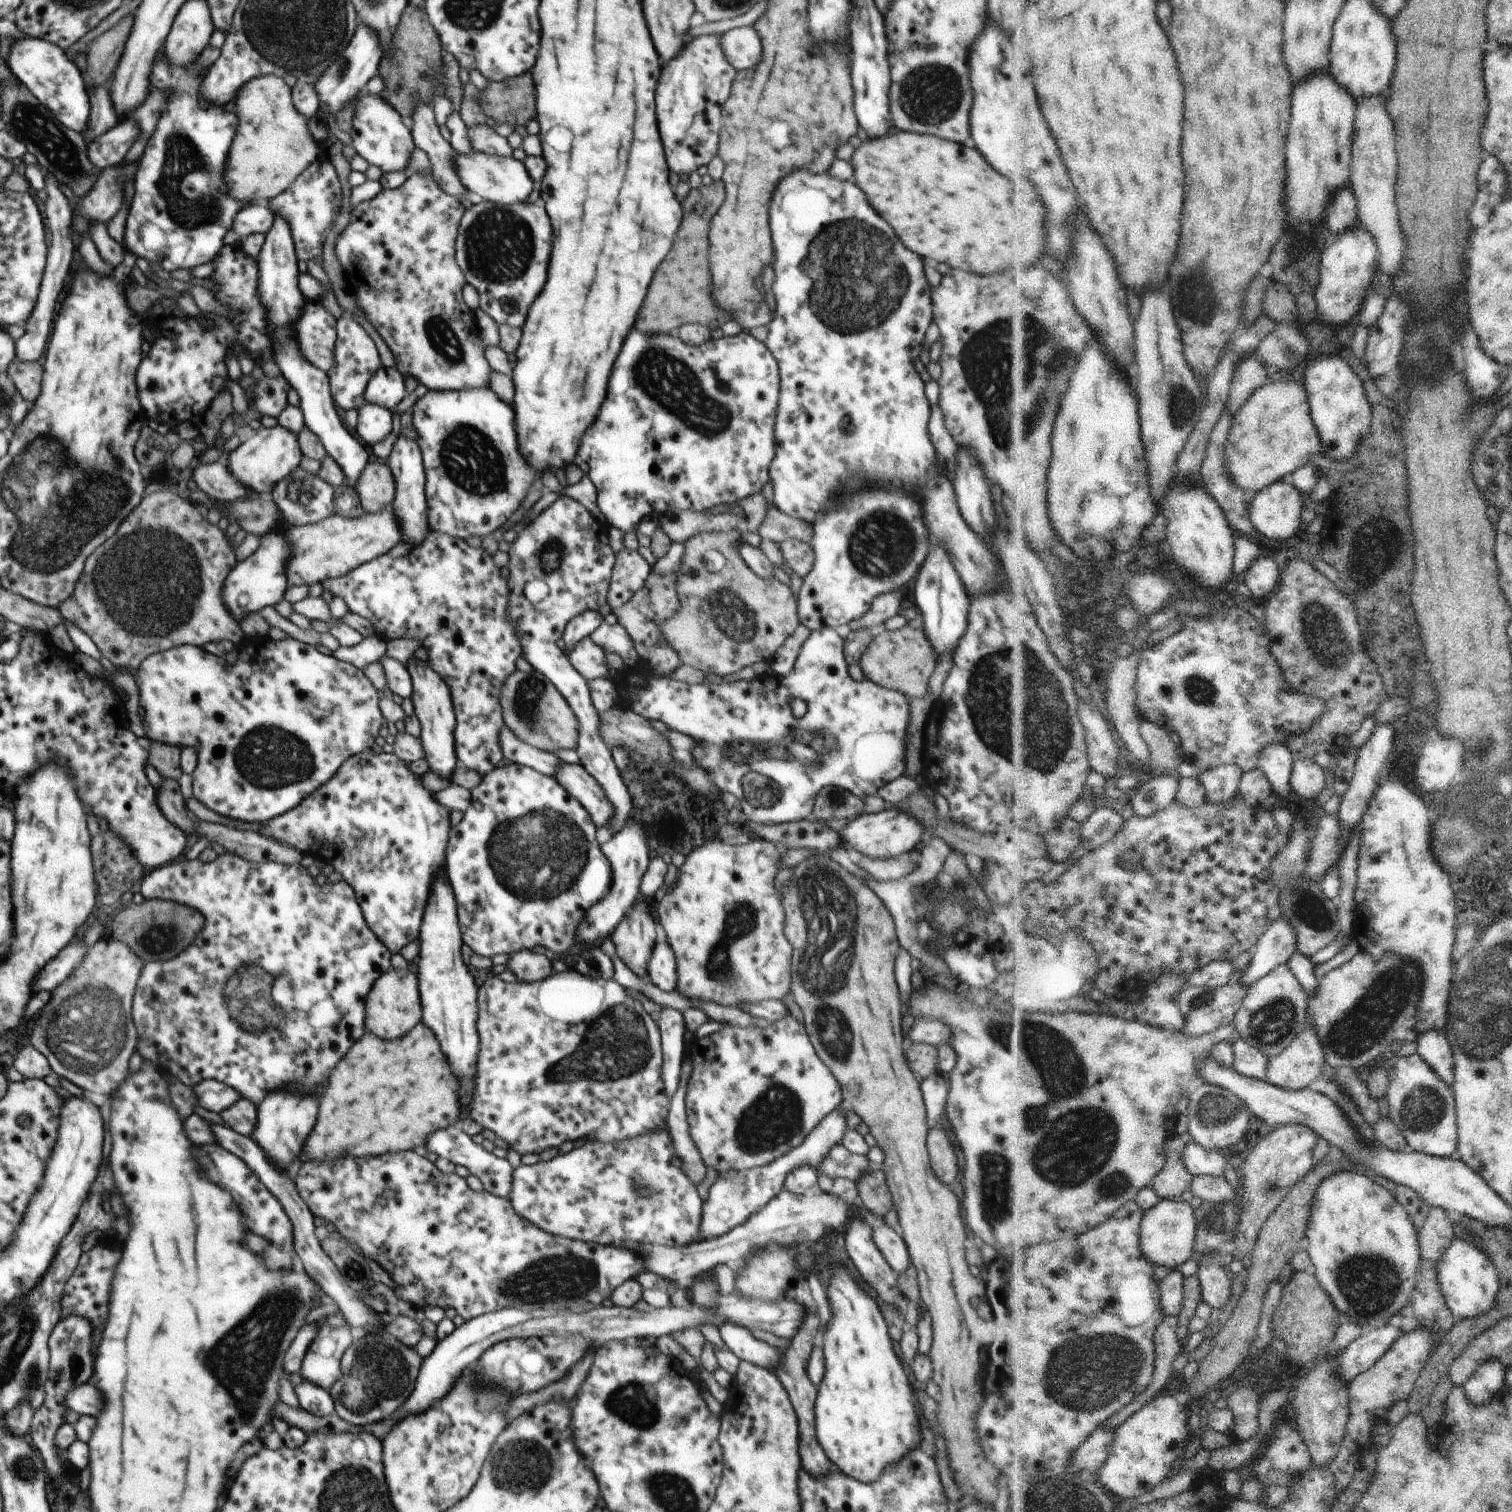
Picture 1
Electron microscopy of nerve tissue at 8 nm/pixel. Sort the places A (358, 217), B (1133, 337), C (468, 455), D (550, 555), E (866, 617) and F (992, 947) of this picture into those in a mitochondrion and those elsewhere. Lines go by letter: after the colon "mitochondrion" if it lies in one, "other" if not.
A: other
B: other
C: mitochondrion
D: mitochondrion
E: other
F: other

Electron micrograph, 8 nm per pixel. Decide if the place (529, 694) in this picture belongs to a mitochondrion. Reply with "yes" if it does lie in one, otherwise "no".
yes

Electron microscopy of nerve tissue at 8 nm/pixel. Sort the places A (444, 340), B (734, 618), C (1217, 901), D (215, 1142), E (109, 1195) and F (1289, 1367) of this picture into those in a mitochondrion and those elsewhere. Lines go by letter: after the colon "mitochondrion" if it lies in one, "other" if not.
A: mitochondrion
B: mitochondrion
C: other
D: other
E: other
F: other

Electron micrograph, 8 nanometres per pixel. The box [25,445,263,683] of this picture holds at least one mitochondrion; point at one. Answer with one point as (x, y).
(127, 579)

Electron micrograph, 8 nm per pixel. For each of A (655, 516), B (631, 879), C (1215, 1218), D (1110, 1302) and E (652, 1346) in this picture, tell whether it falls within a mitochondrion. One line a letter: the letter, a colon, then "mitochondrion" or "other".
A: other
B: other
C: mitochondrion
D: other
E: other

